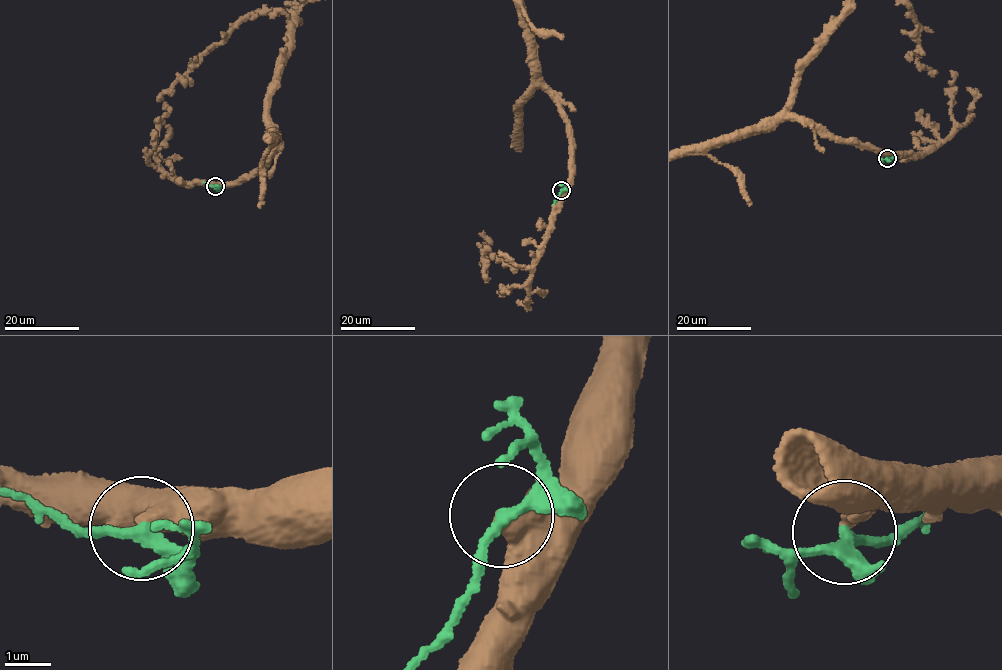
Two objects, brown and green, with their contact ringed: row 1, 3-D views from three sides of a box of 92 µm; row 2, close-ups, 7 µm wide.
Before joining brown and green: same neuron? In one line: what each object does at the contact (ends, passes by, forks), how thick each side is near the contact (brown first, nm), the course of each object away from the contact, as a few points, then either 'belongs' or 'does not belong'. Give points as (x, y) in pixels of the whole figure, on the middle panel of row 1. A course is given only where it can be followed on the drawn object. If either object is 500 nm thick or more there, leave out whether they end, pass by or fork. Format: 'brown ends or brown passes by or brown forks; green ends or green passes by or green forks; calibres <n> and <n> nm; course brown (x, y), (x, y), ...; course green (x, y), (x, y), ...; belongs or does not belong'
brown ends; green passes by; calibres 400 and 240 nm; course brown (561, 191), (566, 187), (570, 175), (571, 126), (553, 95), (532, 76), (533, 71); course green (561, 190), (553, 204); does not belong

